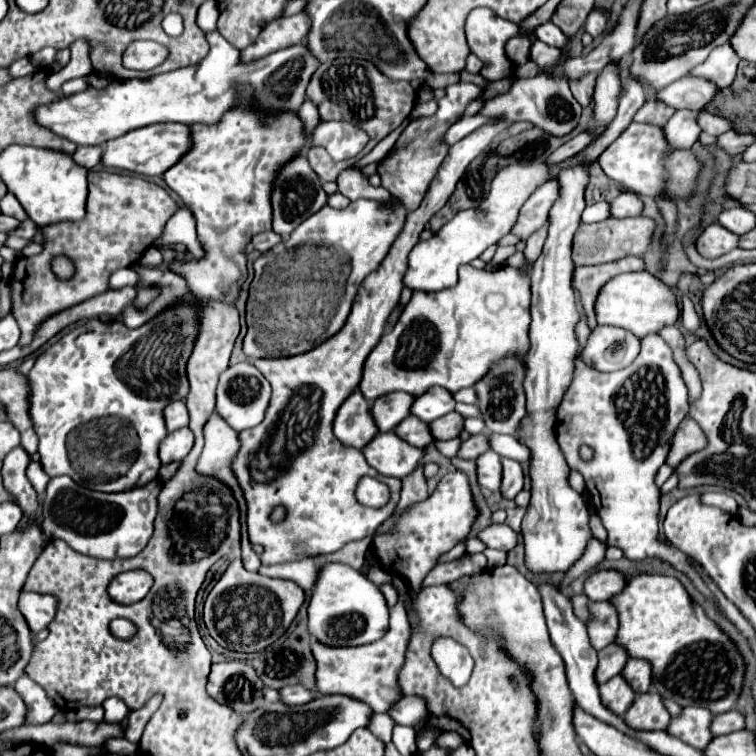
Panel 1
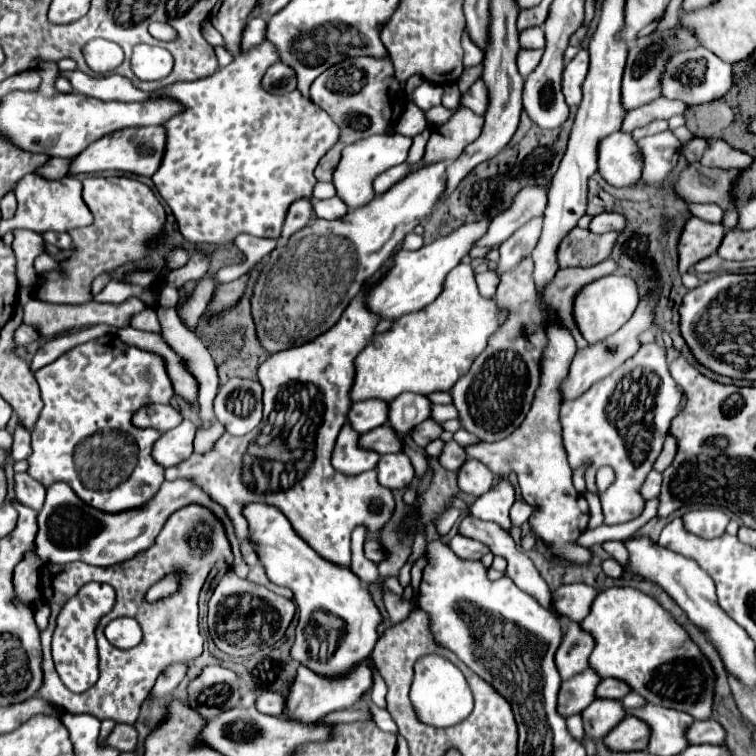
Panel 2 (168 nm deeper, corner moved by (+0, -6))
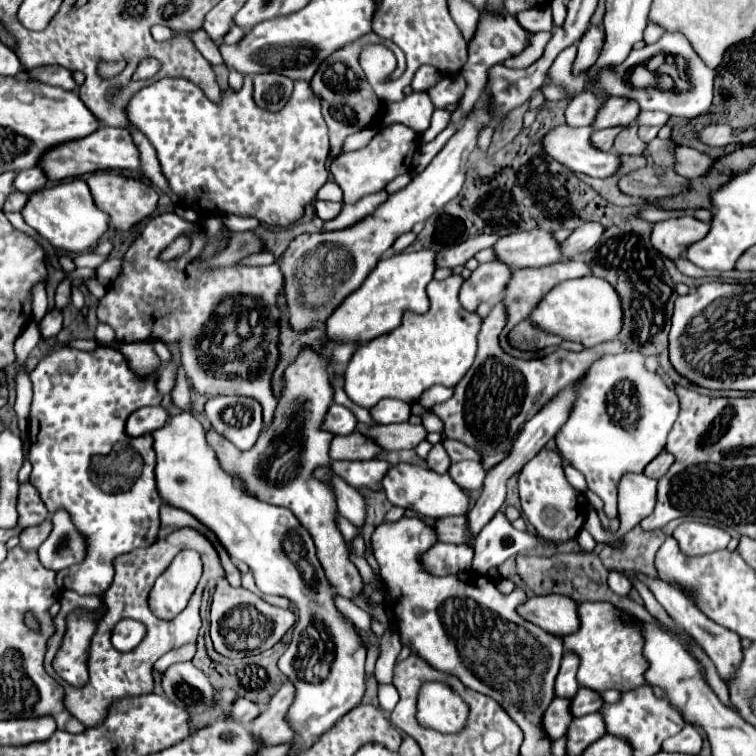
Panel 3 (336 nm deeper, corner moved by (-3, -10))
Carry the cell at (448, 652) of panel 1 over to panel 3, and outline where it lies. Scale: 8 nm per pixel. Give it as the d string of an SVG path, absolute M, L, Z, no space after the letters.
M424 683L418 699L418 719L426 727L456 733L468 717L466 703L444 683Z

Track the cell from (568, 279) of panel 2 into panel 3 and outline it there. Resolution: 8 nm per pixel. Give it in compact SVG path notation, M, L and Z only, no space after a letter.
M572 259L572 261L560 261L560 263L552 263L552 265L544 265L544 267L532 267L532 269L516 269L512 271L512 277L504 289L504 305L506 305L506 325L502 335L508 335L508 329L512 329L516 323L524 321L526 315L530 313L530 307L538 303L540 297L544 297L556 283L566 281L566 279L574 279L574 277L584 277L590 275L590 267L580 261L580 259Z

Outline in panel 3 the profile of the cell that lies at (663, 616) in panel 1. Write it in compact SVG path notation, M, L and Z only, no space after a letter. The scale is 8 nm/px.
M580 603L578 631L562 637L564 651L572 651L580 659L578 683L598 693L606 689L628 691L644 683L642 675L644 675L644 667L648 667L648 663L644 663L642 657L644 641L640 639L640 631L636 631L636 627L624 627L618 615L620 611L610 603Z

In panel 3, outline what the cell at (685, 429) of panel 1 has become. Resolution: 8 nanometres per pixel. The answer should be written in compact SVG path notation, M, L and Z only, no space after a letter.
M662 451L656 459L652 459L652 463L646 465L644 475L648 475L650 479L660 479L660 477L664 477L668 473L672 463L674 463L674 455L670 455L668 451Z

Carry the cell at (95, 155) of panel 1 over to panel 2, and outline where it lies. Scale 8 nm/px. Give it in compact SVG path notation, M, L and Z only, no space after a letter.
M55 157L55 159L51 159L45 167L41 167L41 171L37 171L37 173L39 173L39 175L45 175L47 179L63 179L65 175L69 175L71 163L73 163L73 159Z

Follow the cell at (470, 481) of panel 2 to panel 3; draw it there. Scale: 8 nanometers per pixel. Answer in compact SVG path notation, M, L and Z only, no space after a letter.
M460 461L460 463L452 463L448 469L450 477L464 487L464 491L472 491L472 489L480 489L486 477L486 471L480 467L480 461Z

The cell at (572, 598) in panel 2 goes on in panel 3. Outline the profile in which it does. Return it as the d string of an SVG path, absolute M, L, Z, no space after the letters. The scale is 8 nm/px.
M542 595L532 597L520 605L518 615L550 635L564 637L576 631L576 603L564 599L564 595Z

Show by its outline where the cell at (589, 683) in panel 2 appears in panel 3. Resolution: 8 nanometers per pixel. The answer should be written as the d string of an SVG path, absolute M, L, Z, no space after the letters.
M554 699L542 715L542 731L550 741L560 739L566 735L570 721L570 699Z

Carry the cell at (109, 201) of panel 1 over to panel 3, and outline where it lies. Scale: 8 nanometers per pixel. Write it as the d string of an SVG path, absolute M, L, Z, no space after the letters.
M98 171L98 173L90 173L86 177L86 183L92 191L92 197L94 197L96 205L110 215L110 227L114 227L114 229L130 229L134 223L142 221L144 217L148 217L156 211L158 195L152 187L144 185L141 178L126 177L126 175L108 173L108 171Z

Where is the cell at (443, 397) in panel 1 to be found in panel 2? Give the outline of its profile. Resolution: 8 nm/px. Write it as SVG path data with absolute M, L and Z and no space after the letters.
M405 393L399 395L397 399L393 399L393 403L389 403L389 423L403 431L403 435L409 435L409 429L413 429L415 425L419 425L419 417L421 415L431 415L431 407L433 403L429 401L427 395L419 395L419 393Z

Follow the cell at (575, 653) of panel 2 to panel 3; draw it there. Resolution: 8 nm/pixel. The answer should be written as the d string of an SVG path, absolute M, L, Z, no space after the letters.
M564 655L562 665L560 665L560 673L556 677L554 683L554 697L572 697L578 691L578 683L576 683L576 659L572 659L572 655Z

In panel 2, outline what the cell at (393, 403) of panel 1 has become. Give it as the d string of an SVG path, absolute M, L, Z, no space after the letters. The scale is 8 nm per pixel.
M367 399L361 403L353 403L349 411L349 423L357 433L371 431L389 421L389 403L381 399Z

